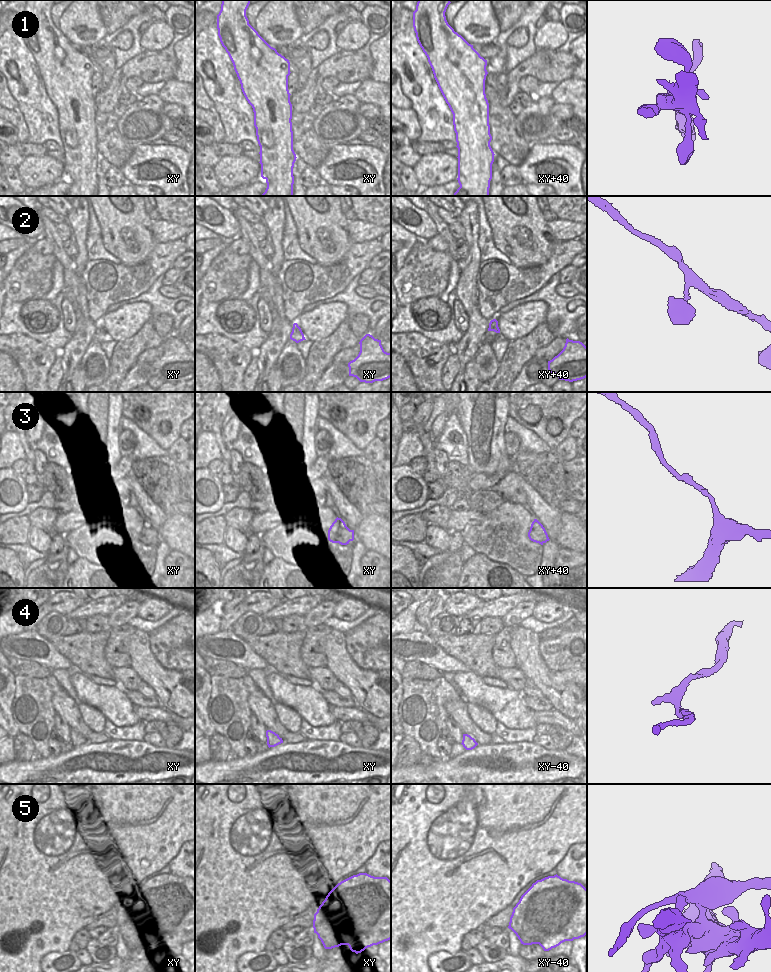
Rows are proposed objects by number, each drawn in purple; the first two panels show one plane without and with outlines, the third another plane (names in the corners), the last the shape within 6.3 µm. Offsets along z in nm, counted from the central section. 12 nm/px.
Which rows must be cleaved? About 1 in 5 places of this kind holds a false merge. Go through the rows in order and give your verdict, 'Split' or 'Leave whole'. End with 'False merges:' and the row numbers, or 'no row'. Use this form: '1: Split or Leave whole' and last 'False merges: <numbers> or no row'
1: Leave whole
2: Leave whole
3: Leave whole
4: Leave whole
5: Split
False merges: 5

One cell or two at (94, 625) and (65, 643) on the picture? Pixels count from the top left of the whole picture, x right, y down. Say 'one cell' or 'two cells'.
two cells

